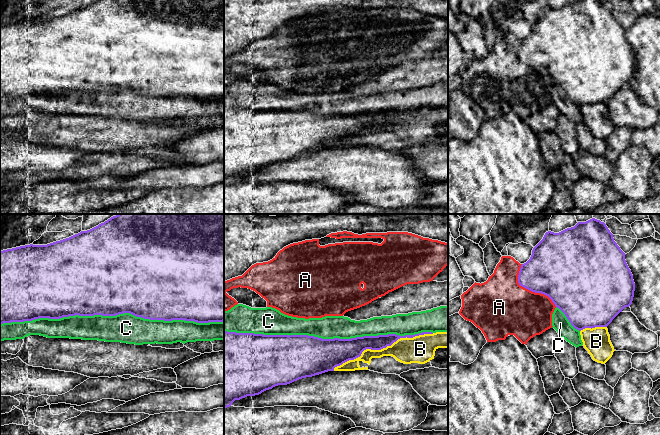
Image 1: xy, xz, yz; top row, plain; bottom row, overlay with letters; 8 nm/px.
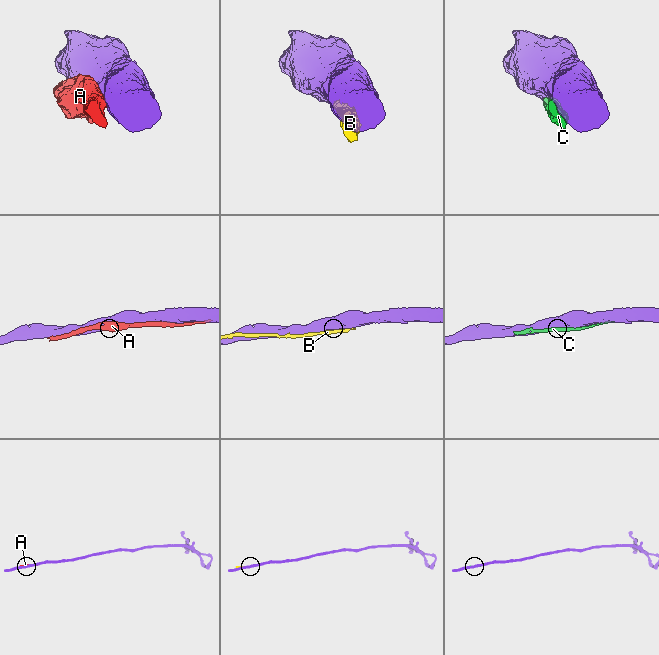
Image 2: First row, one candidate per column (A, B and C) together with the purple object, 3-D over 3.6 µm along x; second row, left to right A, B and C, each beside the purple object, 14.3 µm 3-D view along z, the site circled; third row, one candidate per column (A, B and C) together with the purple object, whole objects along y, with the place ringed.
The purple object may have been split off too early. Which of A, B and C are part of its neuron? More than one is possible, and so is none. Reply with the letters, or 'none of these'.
none of these

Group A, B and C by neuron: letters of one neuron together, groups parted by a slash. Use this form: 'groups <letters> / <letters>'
groups A / B / C

